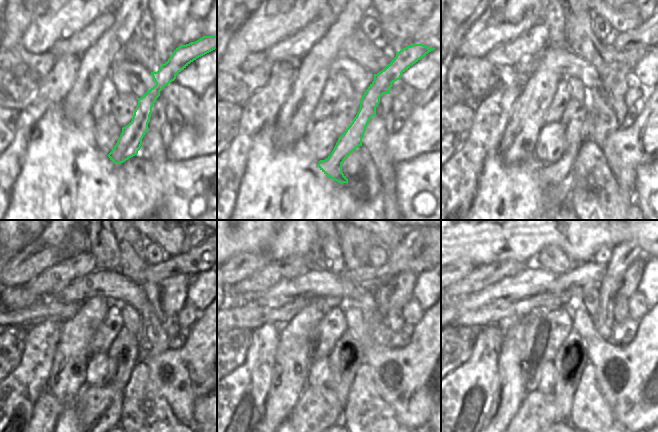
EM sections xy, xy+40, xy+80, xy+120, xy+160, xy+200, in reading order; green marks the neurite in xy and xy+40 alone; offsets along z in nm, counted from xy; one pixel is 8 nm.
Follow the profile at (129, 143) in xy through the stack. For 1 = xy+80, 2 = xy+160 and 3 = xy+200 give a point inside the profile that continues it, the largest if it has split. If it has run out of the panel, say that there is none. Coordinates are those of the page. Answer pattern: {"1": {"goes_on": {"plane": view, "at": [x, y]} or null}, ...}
{"1": {"goes_on": {"plane": "xy+80", "at": [556, 178]}}, "2": {"goes_on": {"plane": "xy+160", "at": [318, 408]}}, "3": {"goes_on": {"plane": "xy+200", "at": [537, 412]}}}

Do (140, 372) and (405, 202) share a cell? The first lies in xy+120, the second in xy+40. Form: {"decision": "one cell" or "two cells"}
{"decision": "two cells"}

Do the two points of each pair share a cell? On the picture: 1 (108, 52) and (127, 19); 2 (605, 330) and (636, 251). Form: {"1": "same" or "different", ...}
{"1": "same", "2": "same"}

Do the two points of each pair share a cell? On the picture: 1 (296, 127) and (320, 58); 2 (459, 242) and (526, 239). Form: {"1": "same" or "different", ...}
{"1": "same", "2": "same"}

